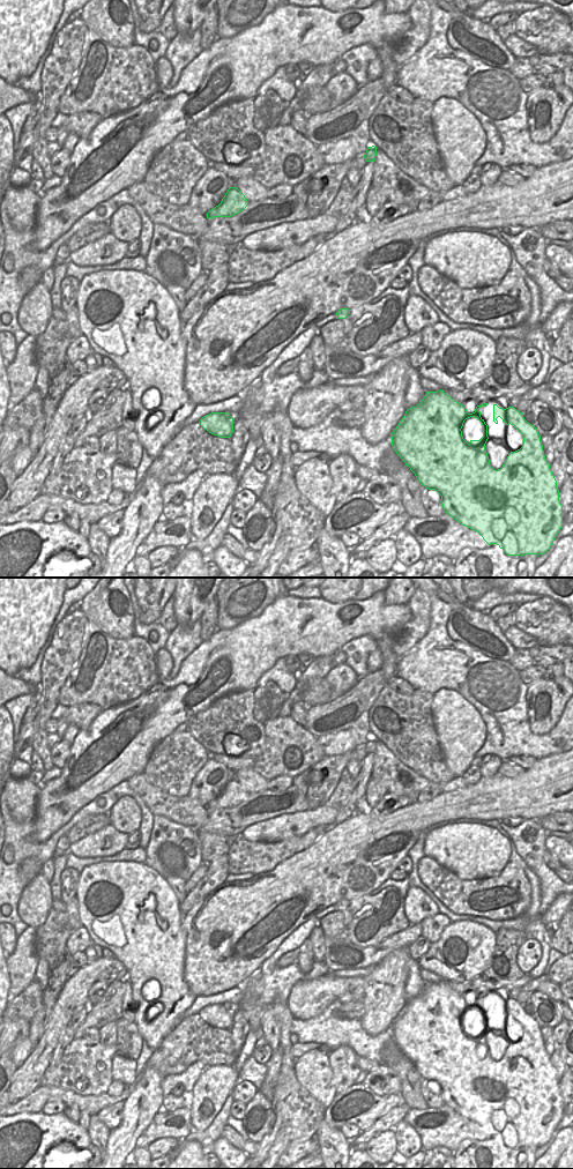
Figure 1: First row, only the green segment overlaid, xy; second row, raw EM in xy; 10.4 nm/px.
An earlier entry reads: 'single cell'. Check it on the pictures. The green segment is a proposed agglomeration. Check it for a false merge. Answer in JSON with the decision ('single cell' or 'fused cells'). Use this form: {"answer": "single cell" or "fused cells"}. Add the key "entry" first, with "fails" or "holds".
{"entry": "holds", "answer": "single cell"}

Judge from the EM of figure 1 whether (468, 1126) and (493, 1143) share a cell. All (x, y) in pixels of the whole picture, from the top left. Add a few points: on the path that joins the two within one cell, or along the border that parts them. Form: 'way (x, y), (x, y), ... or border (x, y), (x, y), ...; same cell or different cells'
border (490, 1137), (463, 1140), (460, 1145); different cells

